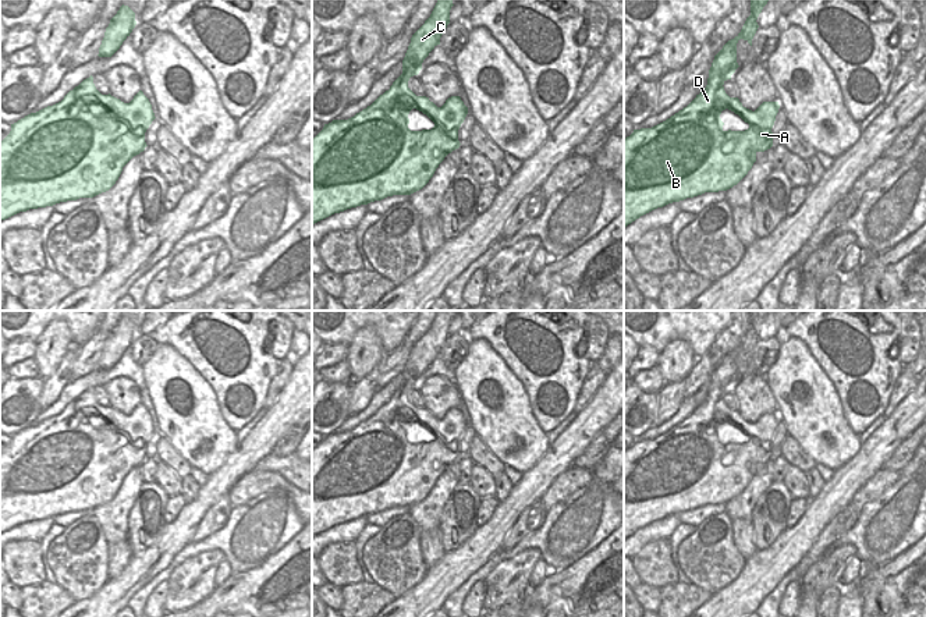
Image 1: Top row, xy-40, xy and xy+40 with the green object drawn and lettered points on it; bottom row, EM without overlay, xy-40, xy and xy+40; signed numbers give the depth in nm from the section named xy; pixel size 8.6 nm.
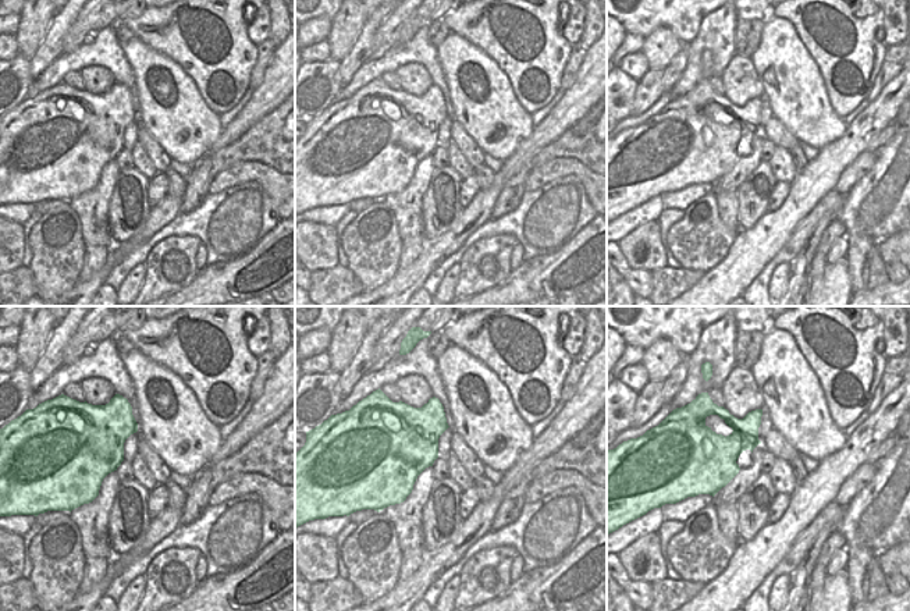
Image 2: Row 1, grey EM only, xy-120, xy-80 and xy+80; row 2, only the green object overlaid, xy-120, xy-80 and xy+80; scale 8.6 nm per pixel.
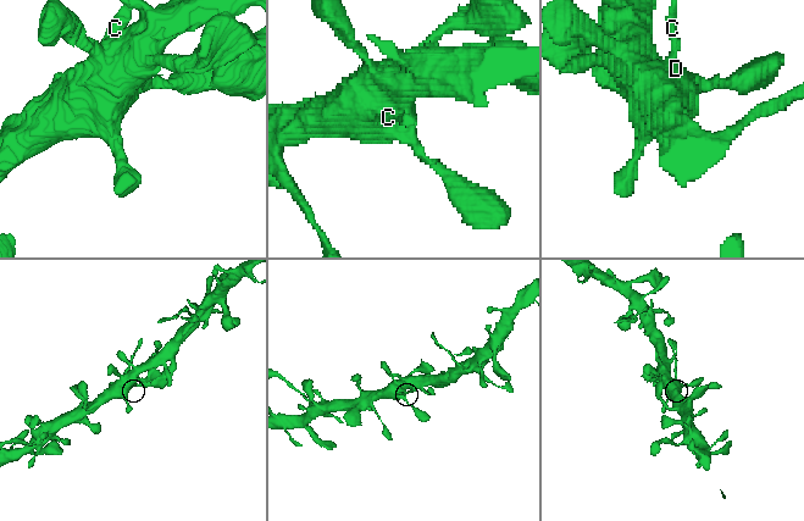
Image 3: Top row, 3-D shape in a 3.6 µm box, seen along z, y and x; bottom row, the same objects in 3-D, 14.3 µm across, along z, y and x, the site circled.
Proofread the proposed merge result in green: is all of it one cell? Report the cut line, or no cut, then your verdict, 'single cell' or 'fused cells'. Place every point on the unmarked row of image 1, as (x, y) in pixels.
xy+40 (710, 380), (724, 392) | fused cells

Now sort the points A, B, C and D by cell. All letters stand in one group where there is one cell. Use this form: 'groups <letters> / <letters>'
groups A B D / C

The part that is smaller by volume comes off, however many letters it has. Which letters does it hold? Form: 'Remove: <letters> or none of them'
Remove: C

